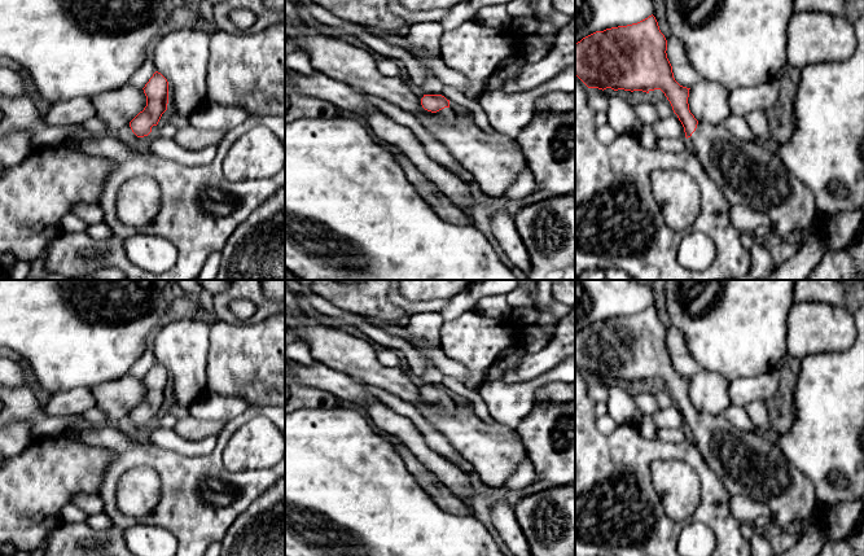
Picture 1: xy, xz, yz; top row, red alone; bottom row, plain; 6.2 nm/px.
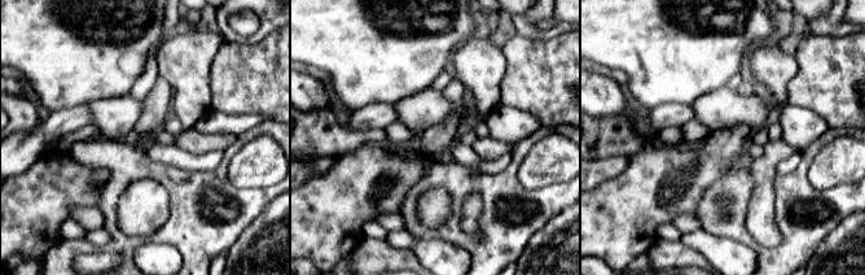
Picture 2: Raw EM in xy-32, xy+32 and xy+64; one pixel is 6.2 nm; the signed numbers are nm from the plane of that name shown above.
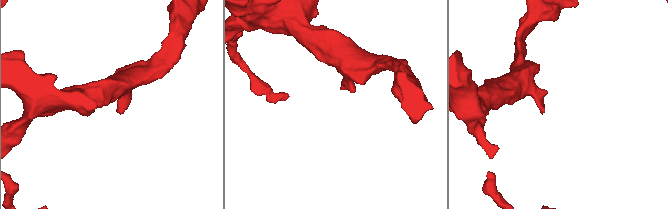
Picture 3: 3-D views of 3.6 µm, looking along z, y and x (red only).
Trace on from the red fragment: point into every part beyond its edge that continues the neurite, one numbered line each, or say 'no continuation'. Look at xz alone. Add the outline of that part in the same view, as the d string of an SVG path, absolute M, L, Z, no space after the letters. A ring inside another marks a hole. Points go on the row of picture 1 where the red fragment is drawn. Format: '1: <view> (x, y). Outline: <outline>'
1: xz (447, 114). Outline: M444 108L434 113L434 117L439 122L451 122L456 117L456 113L451 108Z

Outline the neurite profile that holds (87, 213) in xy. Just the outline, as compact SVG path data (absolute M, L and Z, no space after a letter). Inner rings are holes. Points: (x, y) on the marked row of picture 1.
M78 203L73 207L71 213L84 224L96 224L104 220L102 209L97 203Z

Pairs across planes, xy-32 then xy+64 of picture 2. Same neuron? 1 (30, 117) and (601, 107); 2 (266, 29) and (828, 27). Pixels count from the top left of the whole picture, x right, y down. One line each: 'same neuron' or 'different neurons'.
1: different neurons
2: same neuron

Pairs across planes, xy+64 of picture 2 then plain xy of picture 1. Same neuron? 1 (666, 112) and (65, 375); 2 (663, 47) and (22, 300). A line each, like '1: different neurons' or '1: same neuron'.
1: different neurons
2: same neuron

